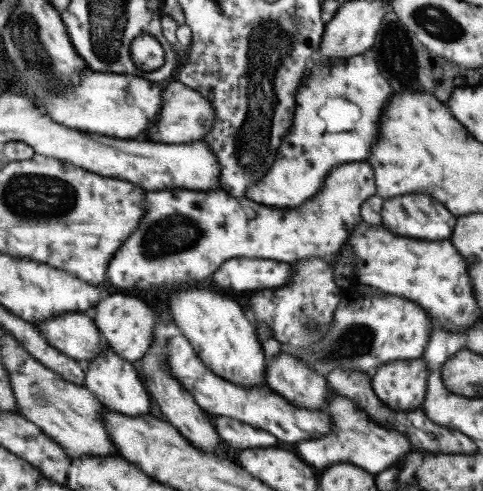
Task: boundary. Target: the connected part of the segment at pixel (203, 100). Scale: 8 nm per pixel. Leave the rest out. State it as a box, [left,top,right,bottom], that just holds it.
[151,80,218,144]

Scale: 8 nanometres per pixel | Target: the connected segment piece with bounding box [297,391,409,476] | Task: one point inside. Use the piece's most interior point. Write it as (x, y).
(353, 438)

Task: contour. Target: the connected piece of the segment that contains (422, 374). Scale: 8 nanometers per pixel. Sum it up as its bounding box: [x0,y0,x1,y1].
[370,359,427,411]

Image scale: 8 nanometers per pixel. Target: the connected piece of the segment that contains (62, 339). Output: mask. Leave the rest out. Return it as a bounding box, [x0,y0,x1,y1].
[36,312,103,363]

